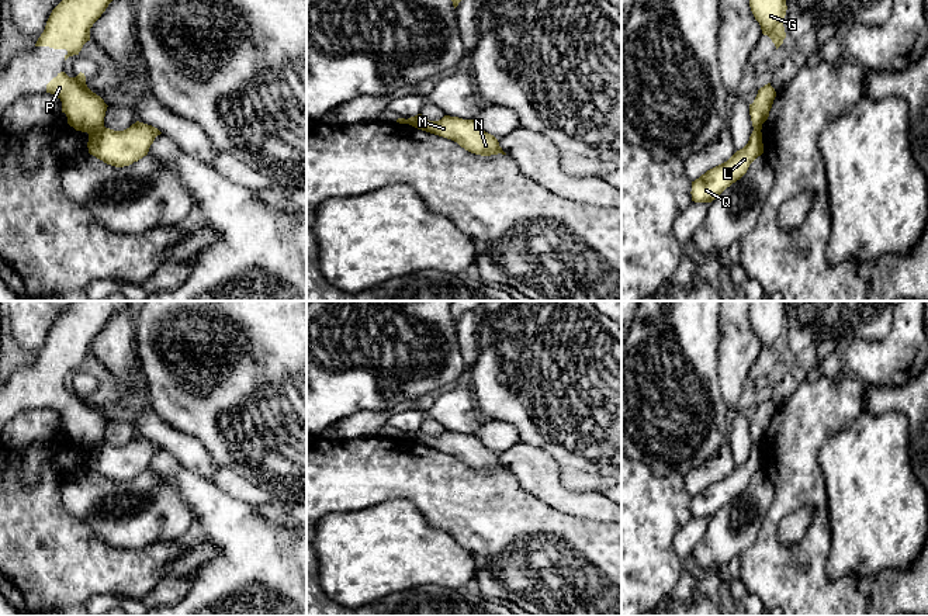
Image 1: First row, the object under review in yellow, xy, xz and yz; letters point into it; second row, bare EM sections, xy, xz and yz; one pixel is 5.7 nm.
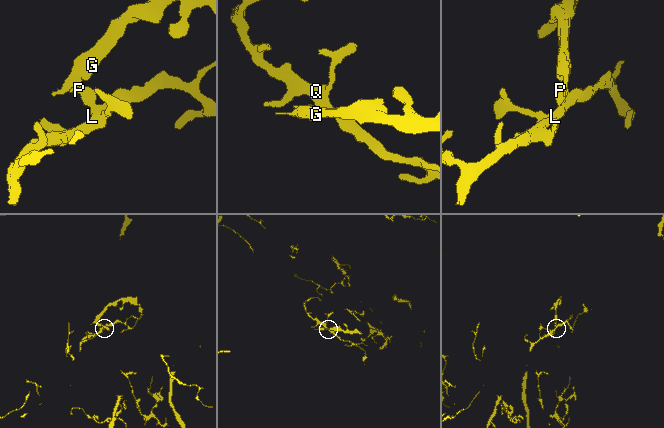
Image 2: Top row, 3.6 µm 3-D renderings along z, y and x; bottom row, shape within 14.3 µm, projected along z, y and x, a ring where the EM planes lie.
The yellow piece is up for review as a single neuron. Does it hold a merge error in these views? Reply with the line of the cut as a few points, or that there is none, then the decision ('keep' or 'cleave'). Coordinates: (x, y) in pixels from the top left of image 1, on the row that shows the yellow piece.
cut in xy along (103, 125), (89, 134); cleave

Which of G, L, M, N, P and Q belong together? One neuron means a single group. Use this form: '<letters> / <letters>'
G P / L M N Q

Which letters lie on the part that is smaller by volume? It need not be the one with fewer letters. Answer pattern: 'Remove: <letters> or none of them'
Remove: G, P

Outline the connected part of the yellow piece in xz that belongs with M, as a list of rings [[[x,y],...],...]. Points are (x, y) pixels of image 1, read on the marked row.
[[[418,114],[408,118],[408,124],[418,129],[451,139],[475,155],[506,155],[499,146],[498,139],[485,132],[474,120],[444,115],[439,121],[429,121],[422,114]]]

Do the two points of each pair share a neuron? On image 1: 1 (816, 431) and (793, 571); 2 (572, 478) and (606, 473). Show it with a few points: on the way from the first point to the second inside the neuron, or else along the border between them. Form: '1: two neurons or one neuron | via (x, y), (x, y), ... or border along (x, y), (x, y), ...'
1: one neuron | via (809, 466), (809, 490), (819, 502), (819, 536)
2: one neuron | via (581, 476), (598, 476)

